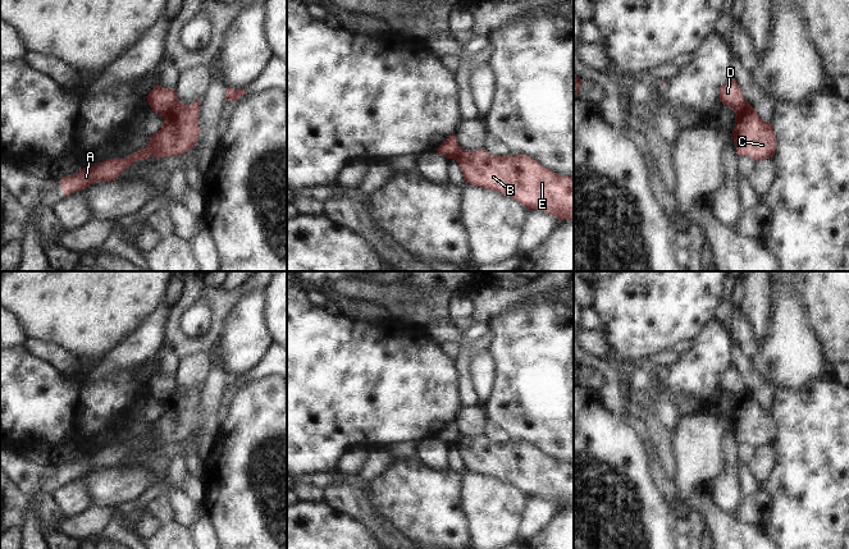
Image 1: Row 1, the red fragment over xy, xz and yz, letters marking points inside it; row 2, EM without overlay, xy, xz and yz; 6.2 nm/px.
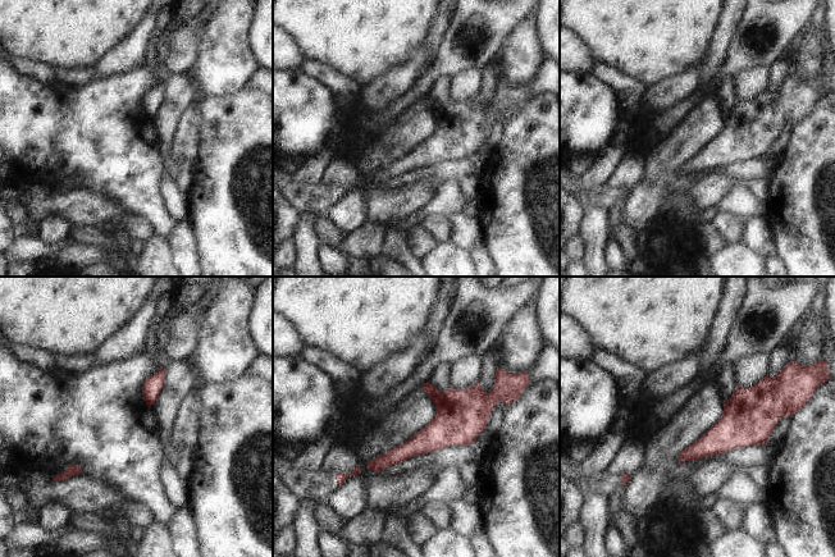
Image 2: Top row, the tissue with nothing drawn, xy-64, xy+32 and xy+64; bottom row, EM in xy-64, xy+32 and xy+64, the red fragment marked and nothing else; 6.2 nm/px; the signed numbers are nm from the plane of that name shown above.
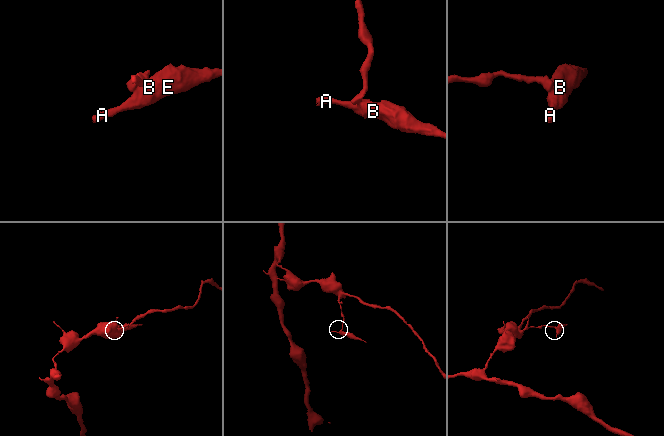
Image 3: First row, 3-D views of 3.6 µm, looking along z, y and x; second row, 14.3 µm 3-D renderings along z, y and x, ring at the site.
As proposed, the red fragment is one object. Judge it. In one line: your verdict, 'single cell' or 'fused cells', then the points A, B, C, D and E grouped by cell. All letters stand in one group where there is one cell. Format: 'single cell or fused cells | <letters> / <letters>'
fused cells | A B C E / D

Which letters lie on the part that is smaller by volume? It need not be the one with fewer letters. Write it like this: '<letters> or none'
A, B, C, E

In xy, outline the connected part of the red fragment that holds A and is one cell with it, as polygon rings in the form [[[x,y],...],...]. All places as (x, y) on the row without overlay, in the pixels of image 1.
[[[201,385],[191,392],[178,386],[163,402],[161,416],[150,424],[149,431],[124,445],[108,445],[95,453],[86,453],[74,463],[64,463],[60,475],[64,484],[77,477],[86,476],[96,468],[111,468],[137,447],[150,443],[169,444],[188,439],[197,429],[201,418],[198,413]]]

